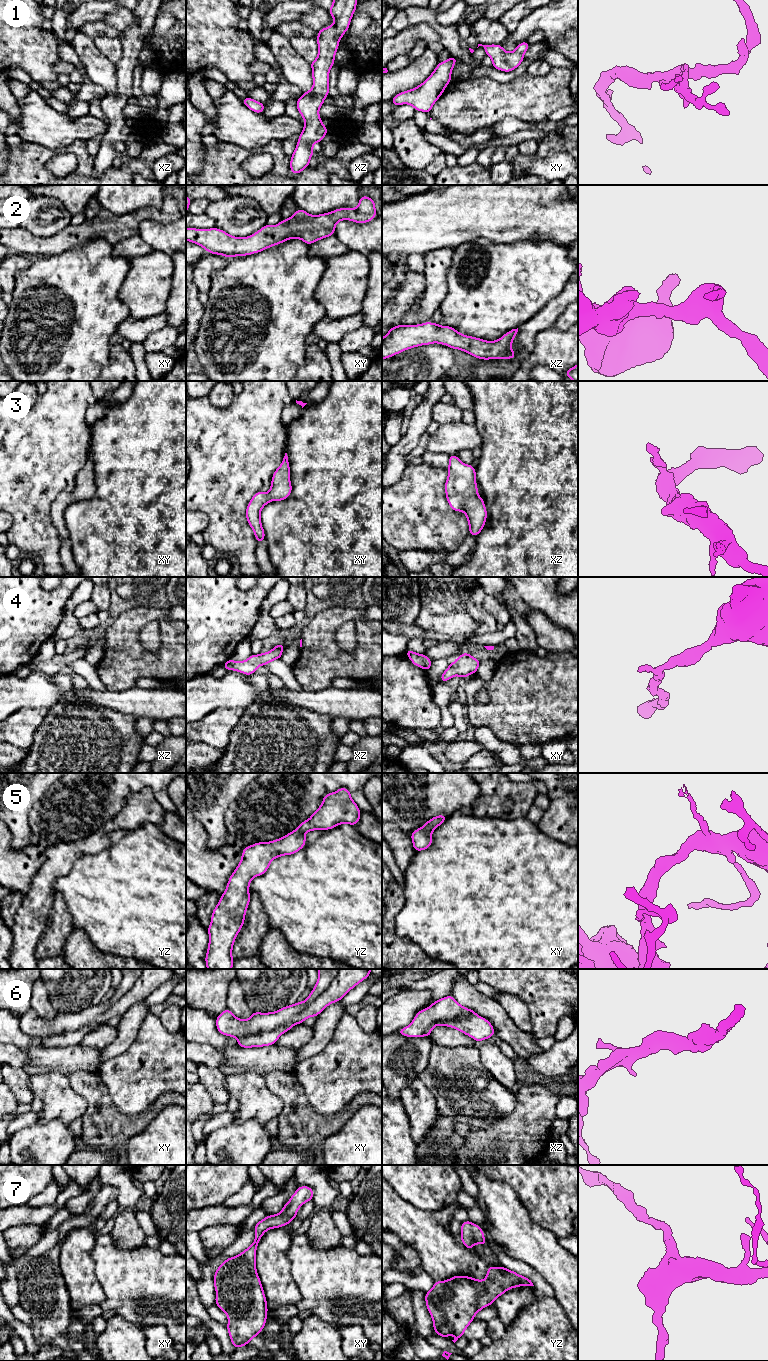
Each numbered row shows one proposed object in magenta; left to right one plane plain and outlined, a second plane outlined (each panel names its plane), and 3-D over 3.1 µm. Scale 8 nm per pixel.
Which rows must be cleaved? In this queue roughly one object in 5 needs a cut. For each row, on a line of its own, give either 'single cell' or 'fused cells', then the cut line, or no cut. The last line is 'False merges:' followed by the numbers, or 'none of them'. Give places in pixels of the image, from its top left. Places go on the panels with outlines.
1: single cell; no cut
2: single cell; no cut
3: single cell; no cut
4: single cell; no cut
5: single cell; no cut
6: fused cells; cut in xy along (339, 969), (332, 981), (290, 1022), (237, 1038)
7: single cell; no cut
False merges: 6

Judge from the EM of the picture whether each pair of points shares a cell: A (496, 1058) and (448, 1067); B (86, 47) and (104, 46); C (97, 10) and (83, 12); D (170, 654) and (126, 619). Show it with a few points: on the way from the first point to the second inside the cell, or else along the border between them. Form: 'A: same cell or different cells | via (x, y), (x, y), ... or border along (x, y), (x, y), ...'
A: different cells | border along (477, 1047), (480, 1053), (480, 1061), (496, 1079)
B: different cells | border along (92, 39), (95, 46), (113, 62)
C: same cell | via (94, 10), (86, 12)
D: same cell | via (154, 661), (146, 660), (126, 640), (126, 635)

